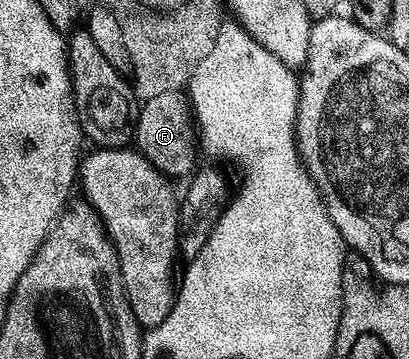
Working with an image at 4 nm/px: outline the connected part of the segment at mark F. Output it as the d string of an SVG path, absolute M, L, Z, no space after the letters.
M180 90L156 94L139 105L137 122L132 131L135 149L168 178L187 177L195 169L194 158L198 155L196 132L189 110L187 95Z

